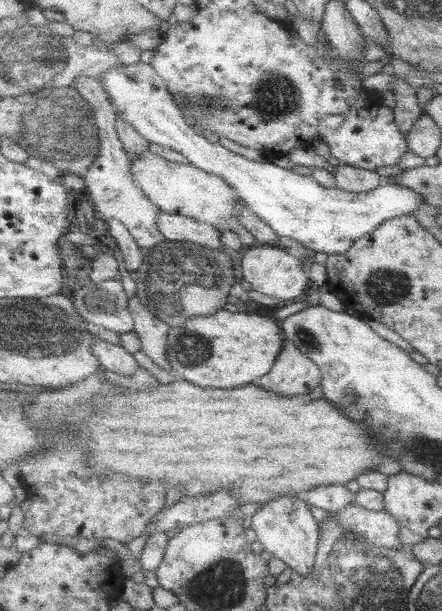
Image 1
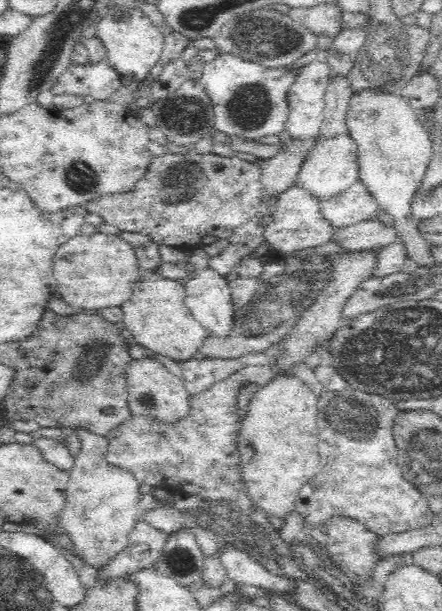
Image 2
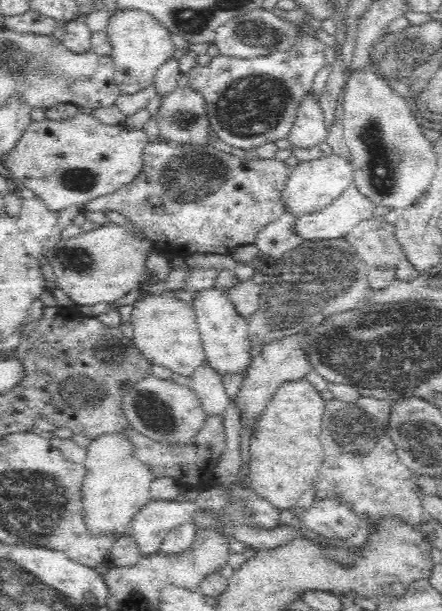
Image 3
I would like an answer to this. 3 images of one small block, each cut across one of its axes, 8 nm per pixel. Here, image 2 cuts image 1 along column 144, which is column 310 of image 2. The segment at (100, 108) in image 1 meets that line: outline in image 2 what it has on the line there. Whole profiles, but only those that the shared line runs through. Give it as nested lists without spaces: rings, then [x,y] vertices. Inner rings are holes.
[[[298,184],[288,191],[281,192],[276,199],[275,217],[267,224],[265,240],[275,250],[283,253],[312,248],[332,241],[333,226],[321,213],[321,200],[322,198]]]

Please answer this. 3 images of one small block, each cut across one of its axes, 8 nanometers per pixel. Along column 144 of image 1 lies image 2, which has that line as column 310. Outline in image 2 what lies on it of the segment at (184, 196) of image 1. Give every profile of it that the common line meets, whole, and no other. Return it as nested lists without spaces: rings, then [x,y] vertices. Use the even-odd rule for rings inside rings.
[[[346,131],[322,137],[321,141],[310,152],[301,168],[298,185],[302,185],[322,199],[350,189],[359,179],[361,167],[358,160],[359,144],[353,140],[353,135]]]

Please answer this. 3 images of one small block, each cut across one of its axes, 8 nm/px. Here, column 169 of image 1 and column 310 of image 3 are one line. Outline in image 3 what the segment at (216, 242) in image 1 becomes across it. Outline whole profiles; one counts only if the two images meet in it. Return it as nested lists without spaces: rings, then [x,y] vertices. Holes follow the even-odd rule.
[[[353,184],[326,208],[301,215],[296,231],[307,239],[345,237],[359,222],[372,217],[376,206]]]

